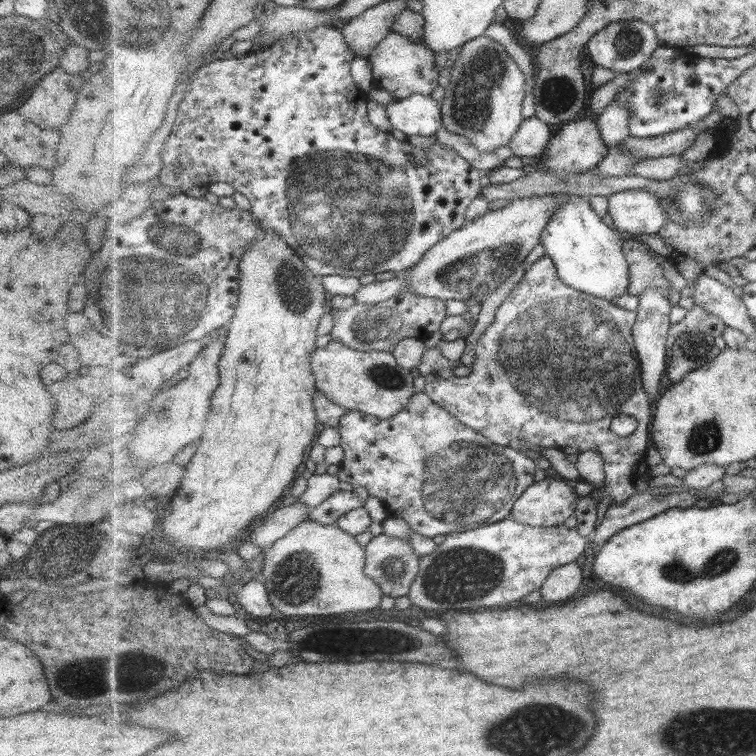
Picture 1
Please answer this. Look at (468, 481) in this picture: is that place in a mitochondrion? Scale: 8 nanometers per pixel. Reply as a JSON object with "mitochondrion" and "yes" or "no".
{"mitochondrion":"yes"}

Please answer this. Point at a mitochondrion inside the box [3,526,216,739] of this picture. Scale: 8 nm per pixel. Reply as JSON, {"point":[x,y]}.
{"point":[122,676]}

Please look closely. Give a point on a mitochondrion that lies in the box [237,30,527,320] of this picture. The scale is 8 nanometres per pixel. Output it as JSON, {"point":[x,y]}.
{"point":[339,228]}

